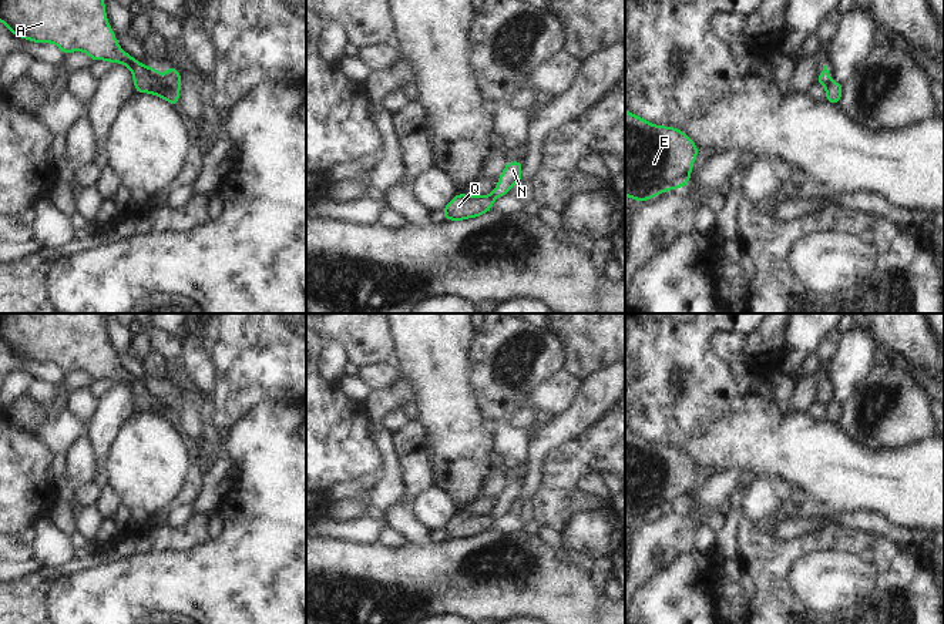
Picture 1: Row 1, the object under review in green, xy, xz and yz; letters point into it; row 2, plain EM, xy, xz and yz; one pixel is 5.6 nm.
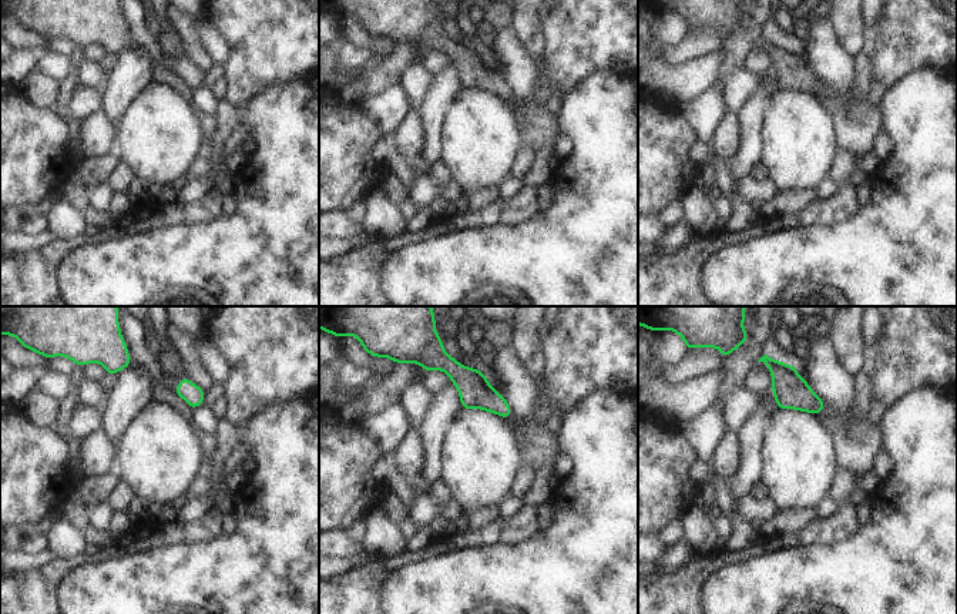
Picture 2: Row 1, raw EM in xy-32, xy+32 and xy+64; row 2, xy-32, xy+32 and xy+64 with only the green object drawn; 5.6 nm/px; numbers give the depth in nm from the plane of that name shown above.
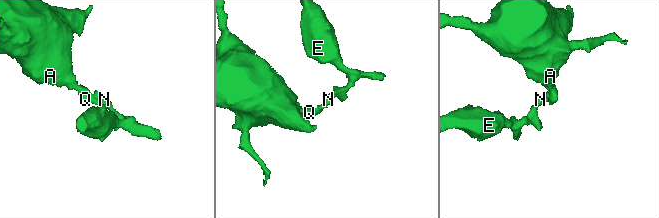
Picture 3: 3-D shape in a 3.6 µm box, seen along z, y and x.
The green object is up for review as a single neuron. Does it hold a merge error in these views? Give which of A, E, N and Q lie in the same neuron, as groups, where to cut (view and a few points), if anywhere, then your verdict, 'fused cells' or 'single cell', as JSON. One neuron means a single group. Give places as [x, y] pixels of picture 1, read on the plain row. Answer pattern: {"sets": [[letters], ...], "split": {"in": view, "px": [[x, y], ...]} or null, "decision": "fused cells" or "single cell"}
{"sets": [["A", "Q"], ["E", "N"]], "split": {"in": "xy", "px": [[161, 395], [163, 402], [177, 413]]}, "decision": "fused cells"}

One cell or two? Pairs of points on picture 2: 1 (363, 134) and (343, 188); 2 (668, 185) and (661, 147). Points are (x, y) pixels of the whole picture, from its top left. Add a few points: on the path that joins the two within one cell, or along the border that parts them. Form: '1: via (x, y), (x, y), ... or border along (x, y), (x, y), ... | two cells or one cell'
1: via (351, 147), (343, 154), (343, 175) | one cell
2: via (661, 175), (661, 157) | one cell

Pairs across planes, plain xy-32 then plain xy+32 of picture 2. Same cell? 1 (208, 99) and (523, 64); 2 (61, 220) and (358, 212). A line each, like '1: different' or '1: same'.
1: same
2: different

